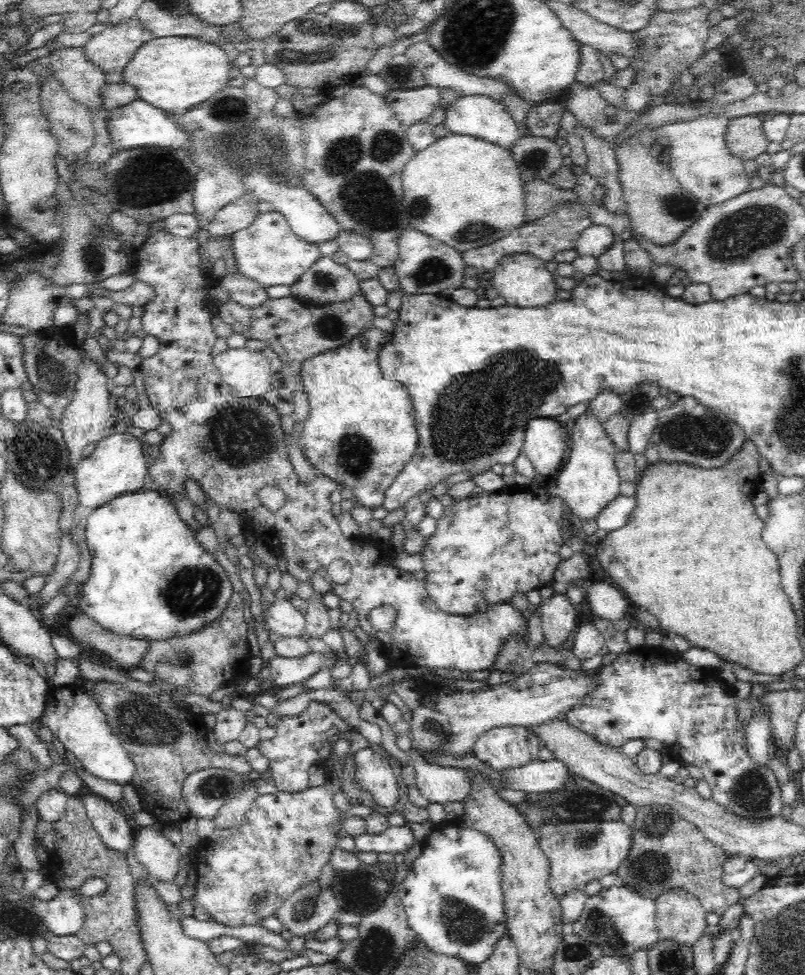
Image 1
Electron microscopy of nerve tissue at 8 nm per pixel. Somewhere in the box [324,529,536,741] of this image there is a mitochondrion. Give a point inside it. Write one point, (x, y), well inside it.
(434, 726)

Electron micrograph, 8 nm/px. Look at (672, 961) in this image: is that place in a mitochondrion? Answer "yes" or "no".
yes

